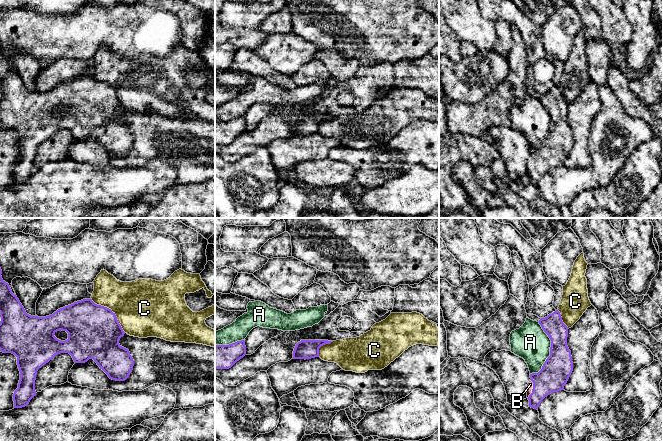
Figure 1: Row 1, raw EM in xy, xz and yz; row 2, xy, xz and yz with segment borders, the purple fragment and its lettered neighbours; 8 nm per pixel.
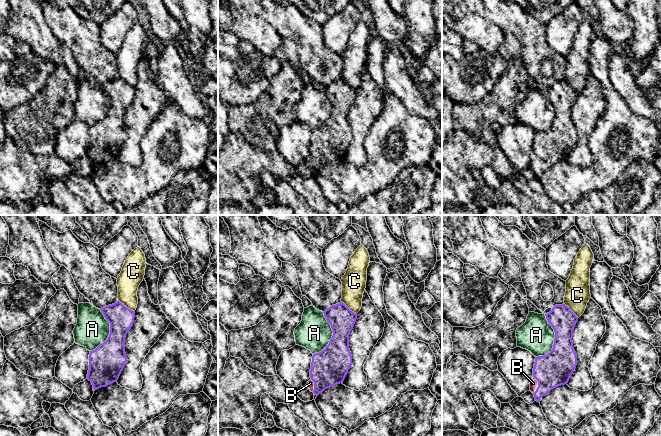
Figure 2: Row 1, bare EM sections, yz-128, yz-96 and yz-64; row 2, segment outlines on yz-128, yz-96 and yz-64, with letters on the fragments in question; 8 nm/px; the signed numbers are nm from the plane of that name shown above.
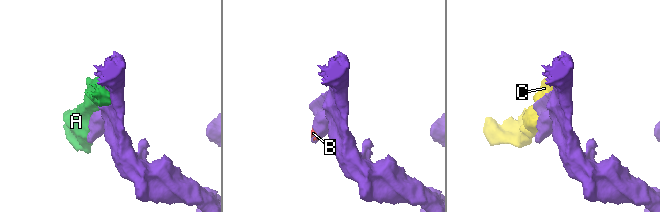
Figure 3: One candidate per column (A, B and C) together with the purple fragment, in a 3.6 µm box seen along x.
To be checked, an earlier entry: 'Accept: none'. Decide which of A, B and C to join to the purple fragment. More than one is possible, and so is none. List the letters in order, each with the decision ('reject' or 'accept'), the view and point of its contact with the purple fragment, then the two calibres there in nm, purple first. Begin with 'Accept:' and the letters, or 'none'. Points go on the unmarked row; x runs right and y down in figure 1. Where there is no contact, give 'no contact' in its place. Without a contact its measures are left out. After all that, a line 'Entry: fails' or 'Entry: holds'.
Accept: B
A: reject; contact yz (550, 127); calibres 240 and 280 nm
B: accept; contact yz (533, 164); calibres 240 and 50 nm
C: reject; contact xy (111, 87); calibres 420 and 440 nm
Entry: fails

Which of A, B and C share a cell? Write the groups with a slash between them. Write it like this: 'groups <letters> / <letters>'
groups A / B / C

